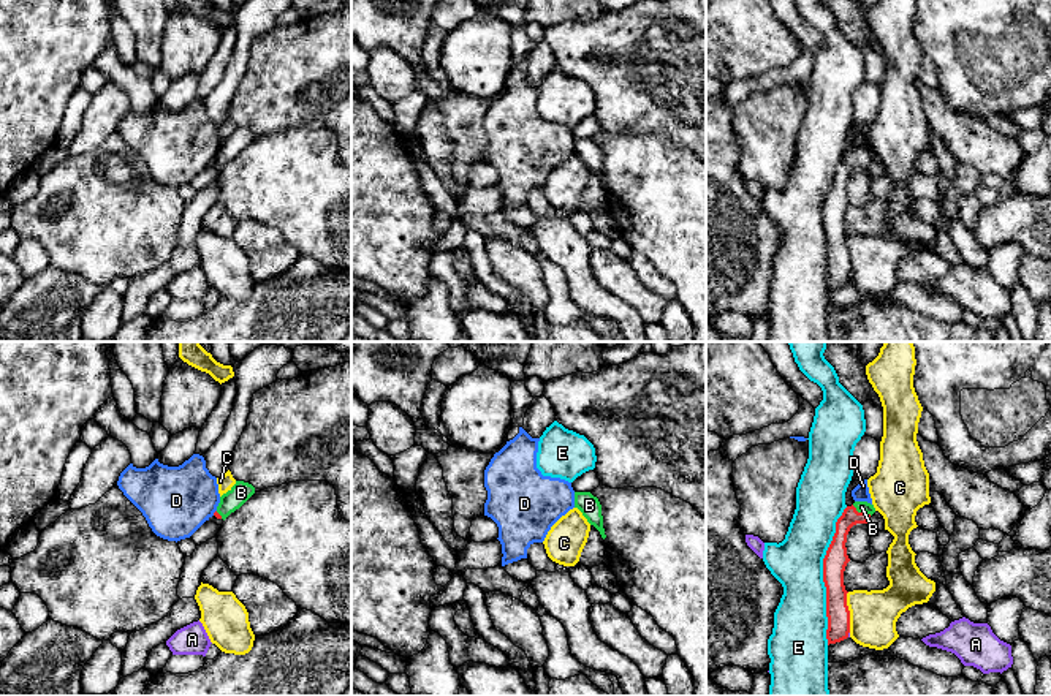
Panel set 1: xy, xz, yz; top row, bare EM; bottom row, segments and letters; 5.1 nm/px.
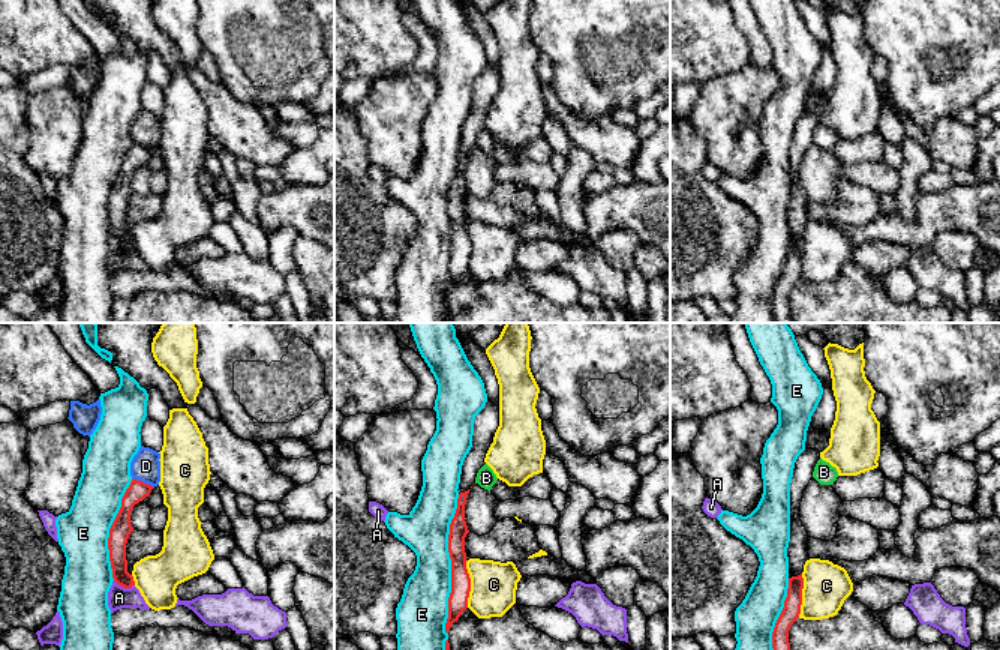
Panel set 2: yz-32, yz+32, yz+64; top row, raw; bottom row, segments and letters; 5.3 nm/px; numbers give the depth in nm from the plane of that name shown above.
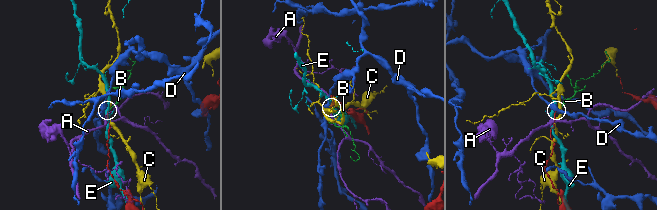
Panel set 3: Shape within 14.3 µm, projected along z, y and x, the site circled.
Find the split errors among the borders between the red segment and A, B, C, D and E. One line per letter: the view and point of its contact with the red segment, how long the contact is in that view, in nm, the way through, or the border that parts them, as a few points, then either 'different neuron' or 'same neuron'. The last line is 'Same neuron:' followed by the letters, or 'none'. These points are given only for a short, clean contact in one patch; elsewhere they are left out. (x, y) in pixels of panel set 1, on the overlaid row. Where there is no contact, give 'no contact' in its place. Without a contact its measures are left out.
A: yz (847, 635) | 30 nm | different neuron
B: yz (861, 513) | 120 nm | across yz (836, 554), (841, 530), (861, 513), (861, 506) | same neuron
C: yz (849, 612) | 200 nm | different neuron
D: xy (214, 513) | 40 nm | different neuron
E: yz (823, 576) | 700 nm | different neuron
Same neuron: B

